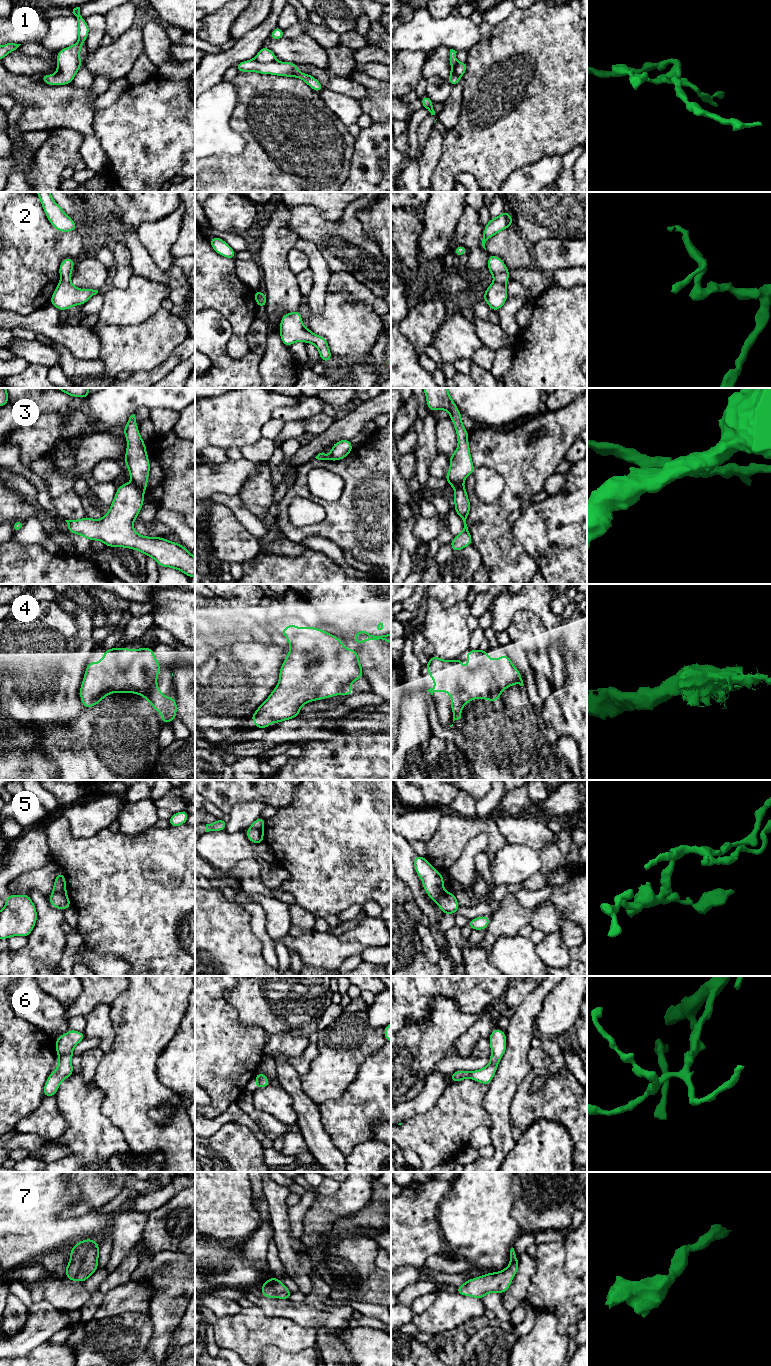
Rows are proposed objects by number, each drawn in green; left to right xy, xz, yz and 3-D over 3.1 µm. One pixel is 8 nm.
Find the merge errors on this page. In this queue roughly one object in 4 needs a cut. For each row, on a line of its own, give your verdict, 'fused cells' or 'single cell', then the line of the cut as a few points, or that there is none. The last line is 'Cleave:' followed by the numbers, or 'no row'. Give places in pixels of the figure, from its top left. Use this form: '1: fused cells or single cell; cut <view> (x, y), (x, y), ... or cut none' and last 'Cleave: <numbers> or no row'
1: fused cells; cut xz (254, 58), (258, 61), (274, 61)
2: single cell; cut none
3: fused cells; cut xy (132, 482), (142, 492)
4: single cell; cut none
5: fused cells; cut xy (52, 893), (65, 894)
6: single cell; cut none
7: single cell; cut none
Cleave: 1, 3, 5

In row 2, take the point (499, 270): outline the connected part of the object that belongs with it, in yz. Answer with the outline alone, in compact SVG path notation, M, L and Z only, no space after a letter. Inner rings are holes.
M488 254L488 272L493 275L494 281L482 296L490 309L497 312L508 297L506 283L509 281L509 270L498 256Z

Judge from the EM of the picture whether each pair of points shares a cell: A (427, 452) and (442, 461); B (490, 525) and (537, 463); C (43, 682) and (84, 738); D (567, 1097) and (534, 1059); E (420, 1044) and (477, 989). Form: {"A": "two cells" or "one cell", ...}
{"A": "two cells", "B": "one cell", "C": "two cells", "D": "two cells", "E": "two cells"}

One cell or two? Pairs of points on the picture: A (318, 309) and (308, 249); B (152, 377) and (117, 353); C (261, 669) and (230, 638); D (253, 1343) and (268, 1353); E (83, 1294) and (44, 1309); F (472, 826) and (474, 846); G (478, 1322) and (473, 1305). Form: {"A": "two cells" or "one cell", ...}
{"A": "one cell", "B": "two cells", "C": "two cells", "D": "two cells", "E": "two cells", "F": "two cells", "G": "two cells"}

